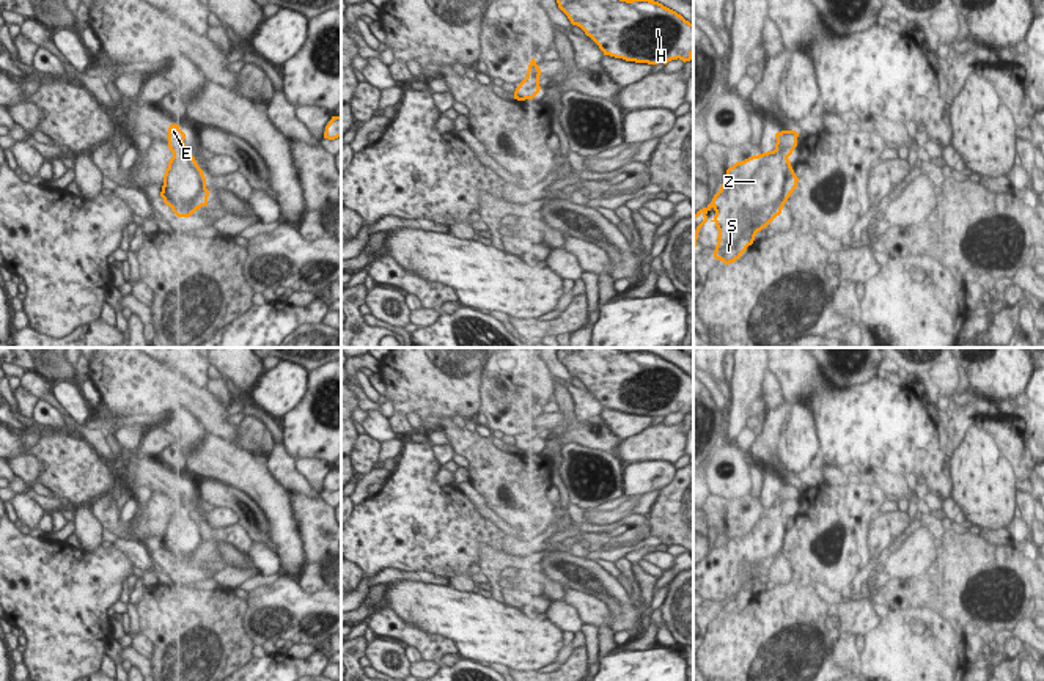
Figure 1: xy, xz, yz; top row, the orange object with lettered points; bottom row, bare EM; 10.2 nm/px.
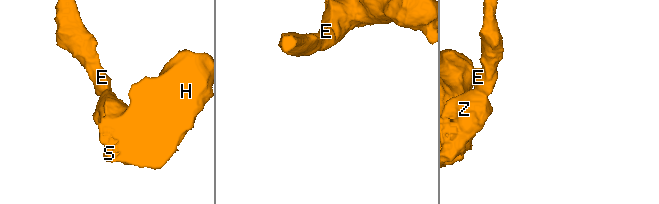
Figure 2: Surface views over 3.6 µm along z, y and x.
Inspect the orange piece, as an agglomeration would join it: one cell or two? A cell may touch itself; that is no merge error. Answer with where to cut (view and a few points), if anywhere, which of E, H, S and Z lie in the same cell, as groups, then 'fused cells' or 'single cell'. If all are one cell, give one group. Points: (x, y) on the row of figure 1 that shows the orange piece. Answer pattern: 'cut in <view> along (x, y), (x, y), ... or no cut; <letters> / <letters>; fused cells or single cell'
no cut; E H S Z; single cell

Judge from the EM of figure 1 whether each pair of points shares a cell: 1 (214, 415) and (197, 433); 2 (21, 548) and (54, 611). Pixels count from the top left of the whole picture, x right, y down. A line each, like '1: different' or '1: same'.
1: different
2: same

